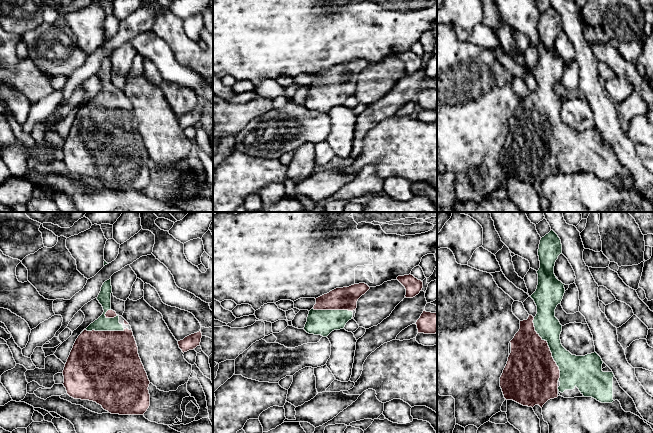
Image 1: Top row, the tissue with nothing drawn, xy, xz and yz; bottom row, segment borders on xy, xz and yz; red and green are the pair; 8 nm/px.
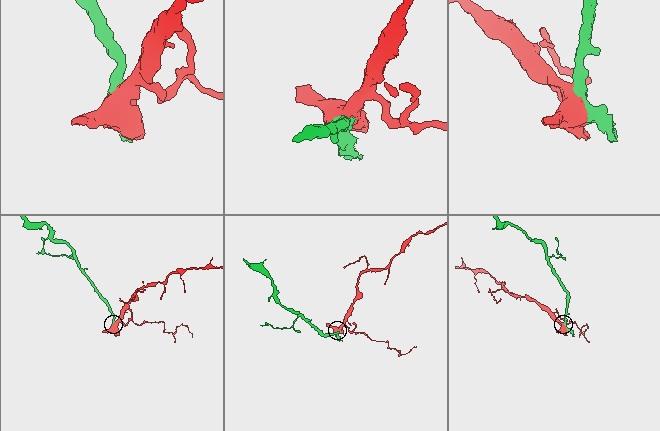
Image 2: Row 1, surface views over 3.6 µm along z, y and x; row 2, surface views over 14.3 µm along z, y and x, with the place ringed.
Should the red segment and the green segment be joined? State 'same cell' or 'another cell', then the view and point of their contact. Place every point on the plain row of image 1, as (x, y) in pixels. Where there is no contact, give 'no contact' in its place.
same cell; contact yz (549, 124)

